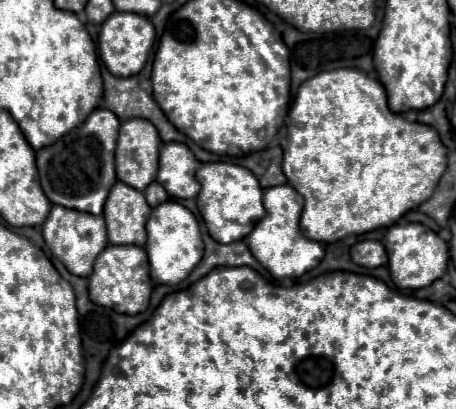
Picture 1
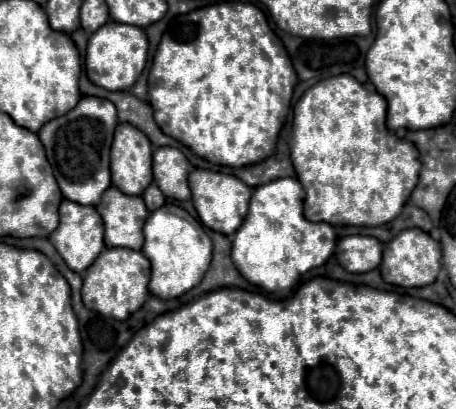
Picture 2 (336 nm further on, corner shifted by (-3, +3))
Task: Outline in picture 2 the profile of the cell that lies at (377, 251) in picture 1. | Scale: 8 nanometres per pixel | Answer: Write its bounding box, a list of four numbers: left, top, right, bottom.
[336,236,382,272]

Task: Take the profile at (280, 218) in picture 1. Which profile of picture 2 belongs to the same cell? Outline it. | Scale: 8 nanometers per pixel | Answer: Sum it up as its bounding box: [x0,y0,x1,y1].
[230,178,336,296]

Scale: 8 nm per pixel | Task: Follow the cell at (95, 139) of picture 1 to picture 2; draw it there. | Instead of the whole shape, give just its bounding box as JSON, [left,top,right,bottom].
[38,96,118,206]

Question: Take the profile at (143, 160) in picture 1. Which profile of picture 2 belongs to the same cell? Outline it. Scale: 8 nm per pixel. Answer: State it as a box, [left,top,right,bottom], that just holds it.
[110,124,152,196]

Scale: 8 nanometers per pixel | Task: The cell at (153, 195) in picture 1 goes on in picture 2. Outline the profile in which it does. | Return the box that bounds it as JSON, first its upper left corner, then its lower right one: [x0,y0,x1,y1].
[142,184,166,212]

